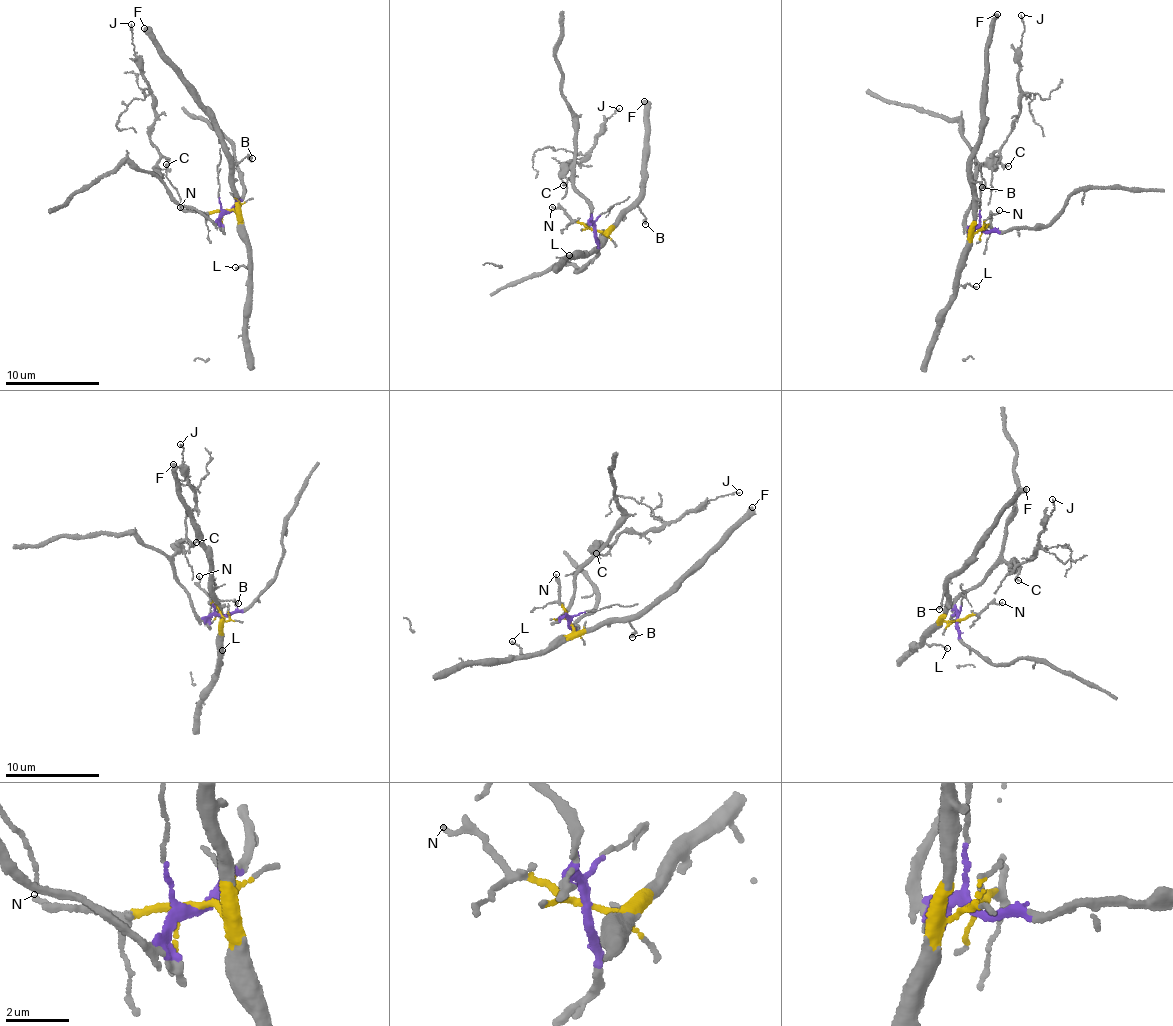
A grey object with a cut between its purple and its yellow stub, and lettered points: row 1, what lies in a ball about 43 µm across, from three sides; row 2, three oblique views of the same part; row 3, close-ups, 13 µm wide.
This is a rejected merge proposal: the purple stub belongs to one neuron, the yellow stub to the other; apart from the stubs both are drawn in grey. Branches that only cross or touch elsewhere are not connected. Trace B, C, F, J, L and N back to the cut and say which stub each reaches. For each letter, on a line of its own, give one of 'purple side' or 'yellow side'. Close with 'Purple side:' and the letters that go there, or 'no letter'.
B: yellow side
C: purple side
F: yellow side
J: purple side
L: yellow side
N: yellow side
Purple side: C, J

